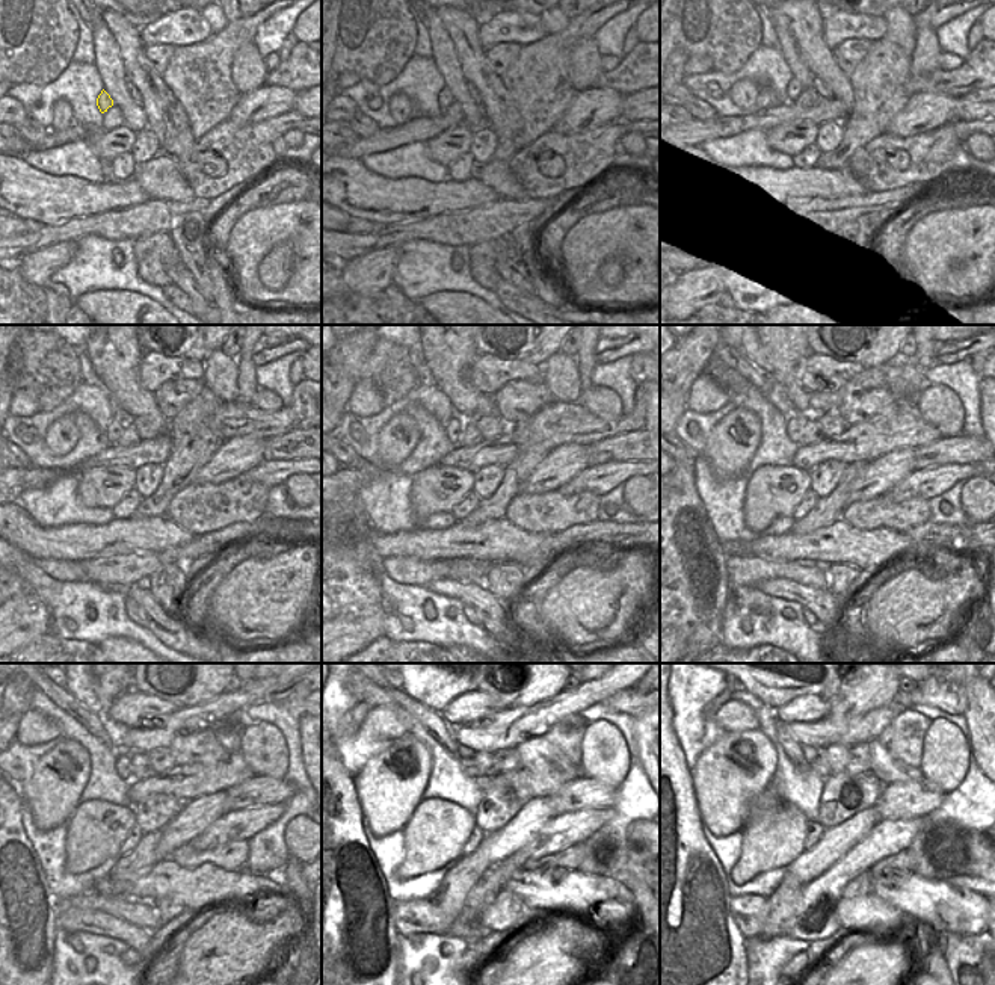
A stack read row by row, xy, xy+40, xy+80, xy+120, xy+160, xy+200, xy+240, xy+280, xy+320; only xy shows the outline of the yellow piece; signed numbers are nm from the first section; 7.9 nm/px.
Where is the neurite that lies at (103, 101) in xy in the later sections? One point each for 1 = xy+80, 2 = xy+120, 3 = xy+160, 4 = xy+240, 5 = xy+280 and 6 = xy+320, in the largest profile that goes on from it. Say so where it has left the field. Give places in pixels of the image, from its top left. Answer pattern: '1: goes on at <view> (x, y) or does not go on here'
1: goes on at xy+80 (807, 97)
2: goes on at xy+120 (127, 434)
3: goes on at xy+160 (461, 432)
4: goes on at xy+240 (135, 768)
5: goes on at xy+280 (480, 765)
6: goes on at xy+320 (822, 766)

